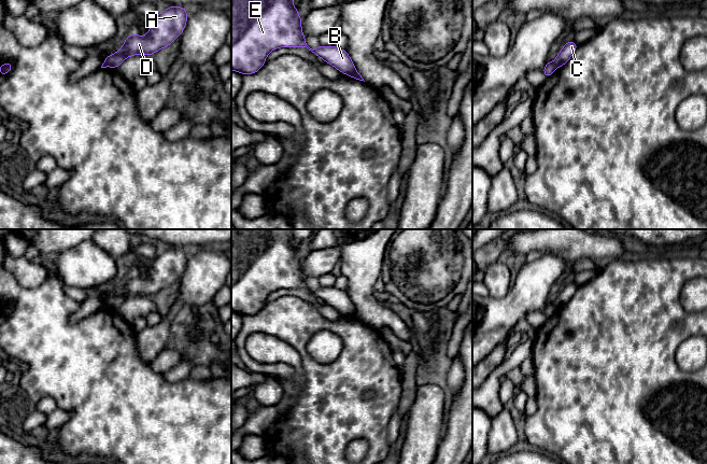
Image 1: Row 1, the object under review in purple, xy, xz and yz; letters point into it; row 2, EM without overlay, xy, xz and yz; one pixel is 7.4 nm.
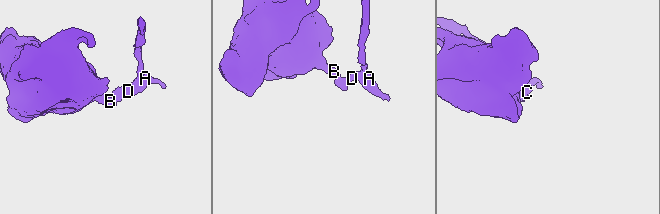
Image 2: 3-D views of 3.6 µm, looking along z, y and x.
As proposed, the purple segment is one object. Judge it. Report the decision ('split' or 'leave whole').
split

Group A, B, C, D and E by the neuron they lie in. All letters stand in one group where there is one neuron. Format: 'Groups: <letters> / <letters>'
Groups: A C D / B E

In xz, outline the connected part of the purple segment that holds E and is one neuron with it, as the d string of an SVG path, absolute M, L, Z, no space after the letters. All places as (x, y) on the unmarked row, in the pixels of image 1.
M231 229L231 311L241 315L254 315L265 306L270 293L280 289L307 289L342 315L349 315L355 306L348 293L335 286L312 291L302 275L299 251L293 243L293 229Z

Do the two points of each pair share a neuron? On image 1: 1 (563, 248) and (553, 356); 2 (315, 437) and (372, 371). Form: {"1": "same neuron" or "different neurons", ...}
{"1": "different neurons", "2": "same neuron"}

